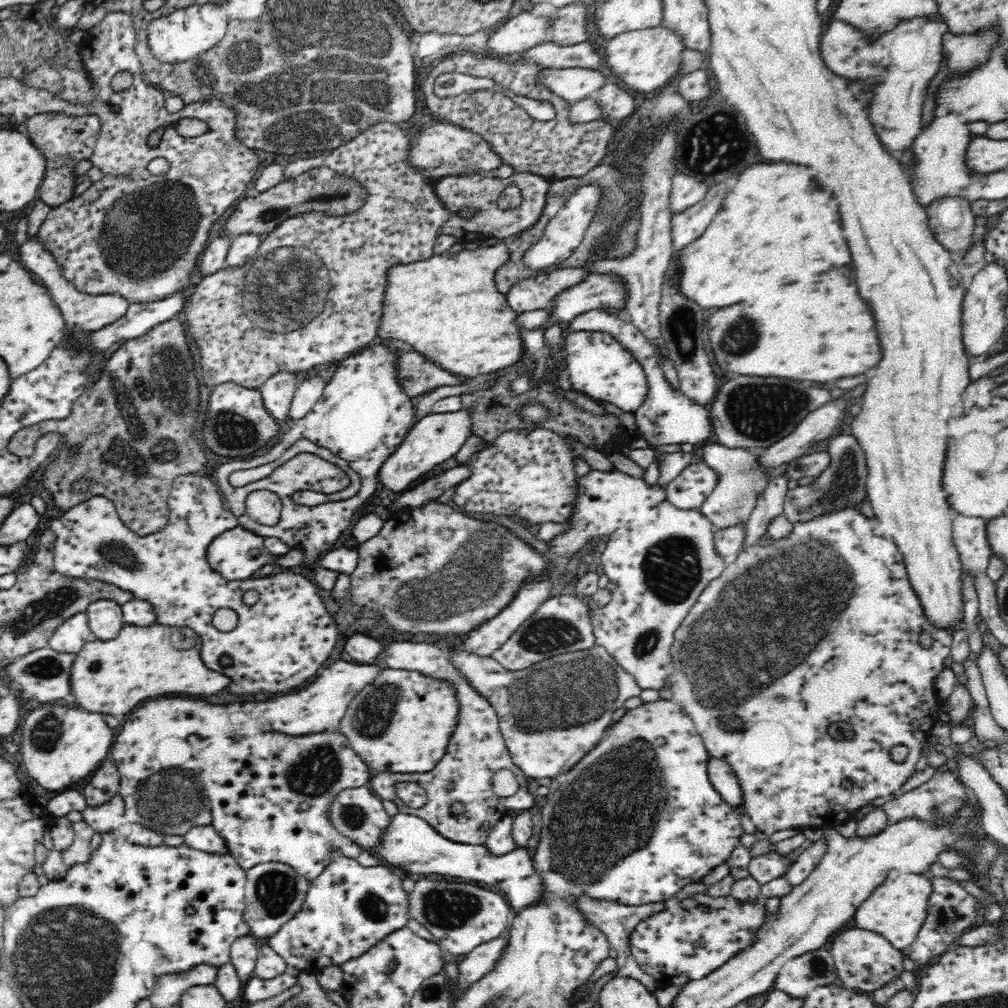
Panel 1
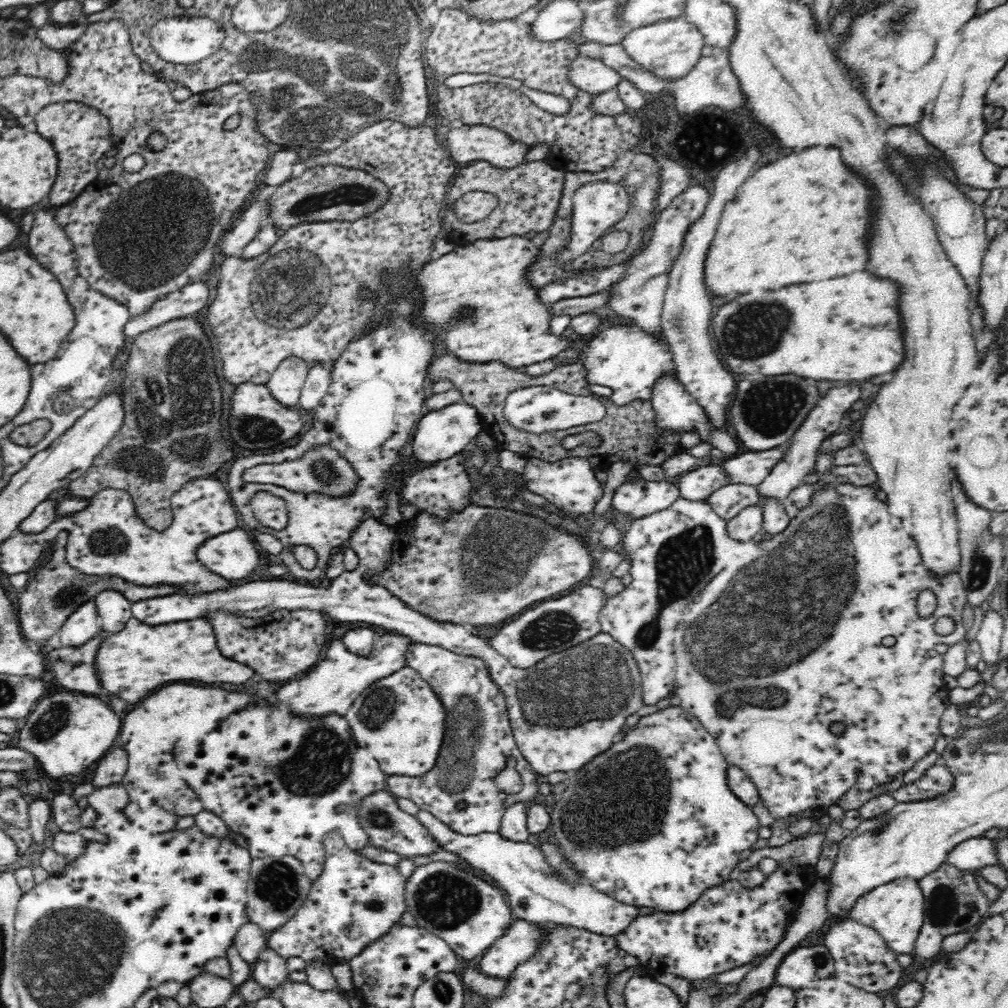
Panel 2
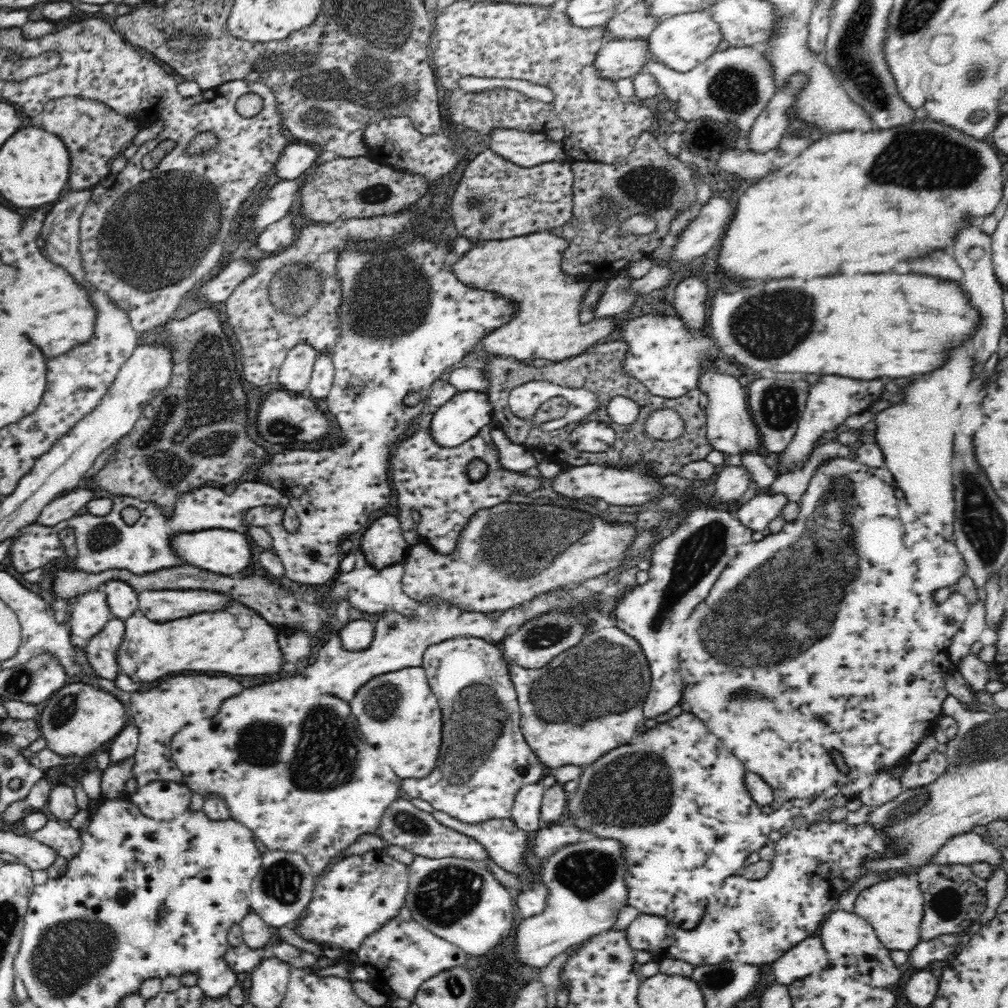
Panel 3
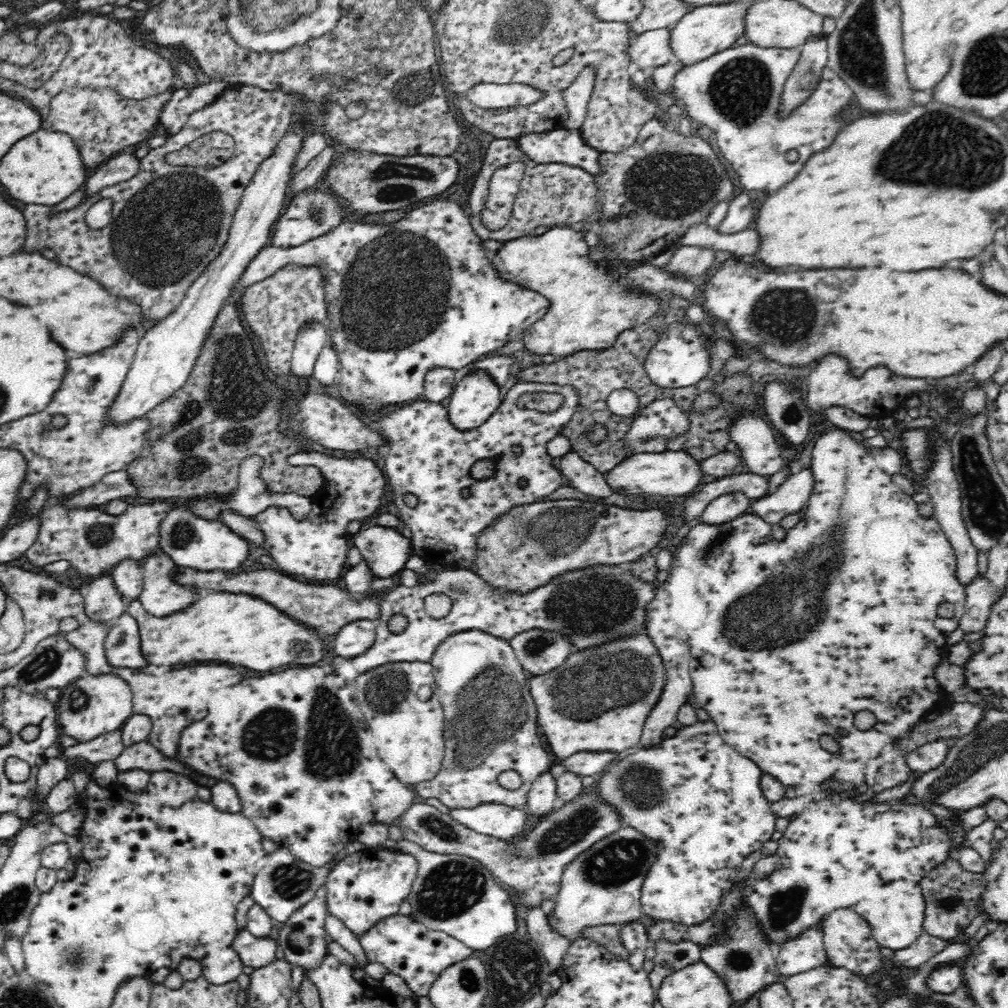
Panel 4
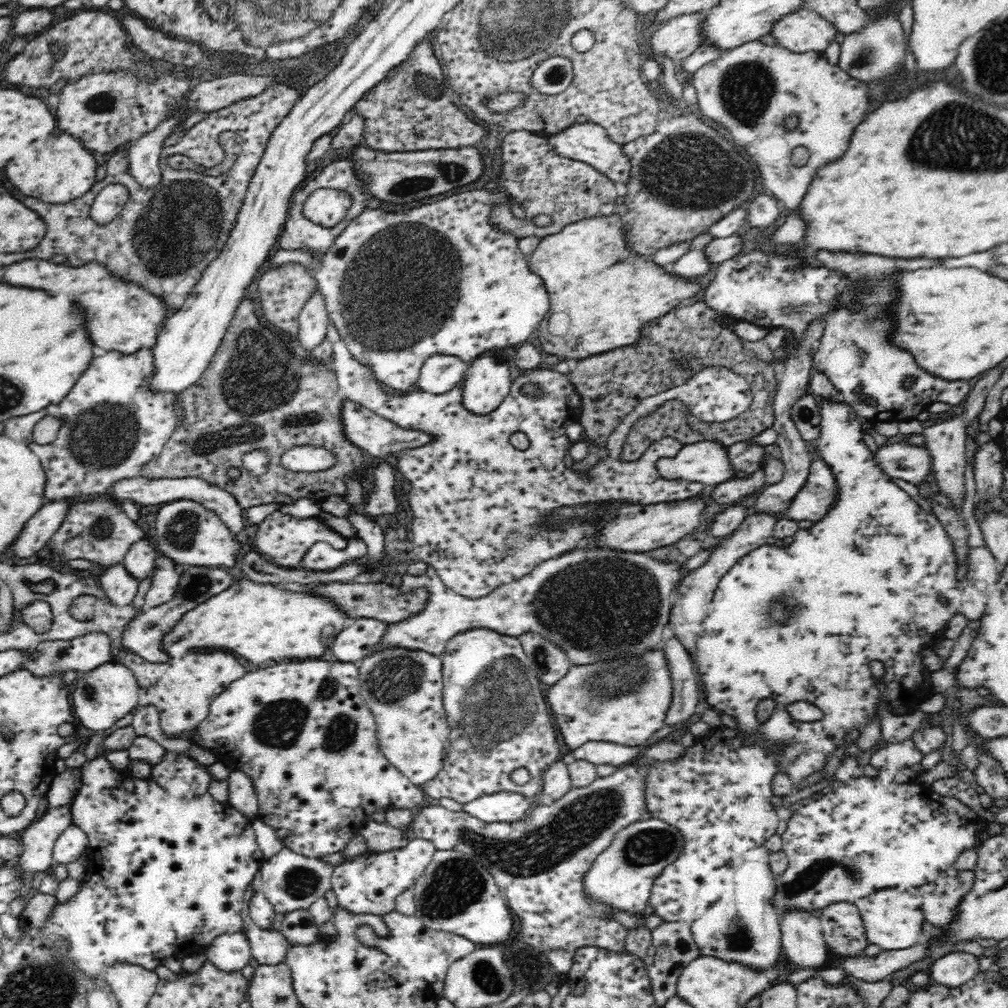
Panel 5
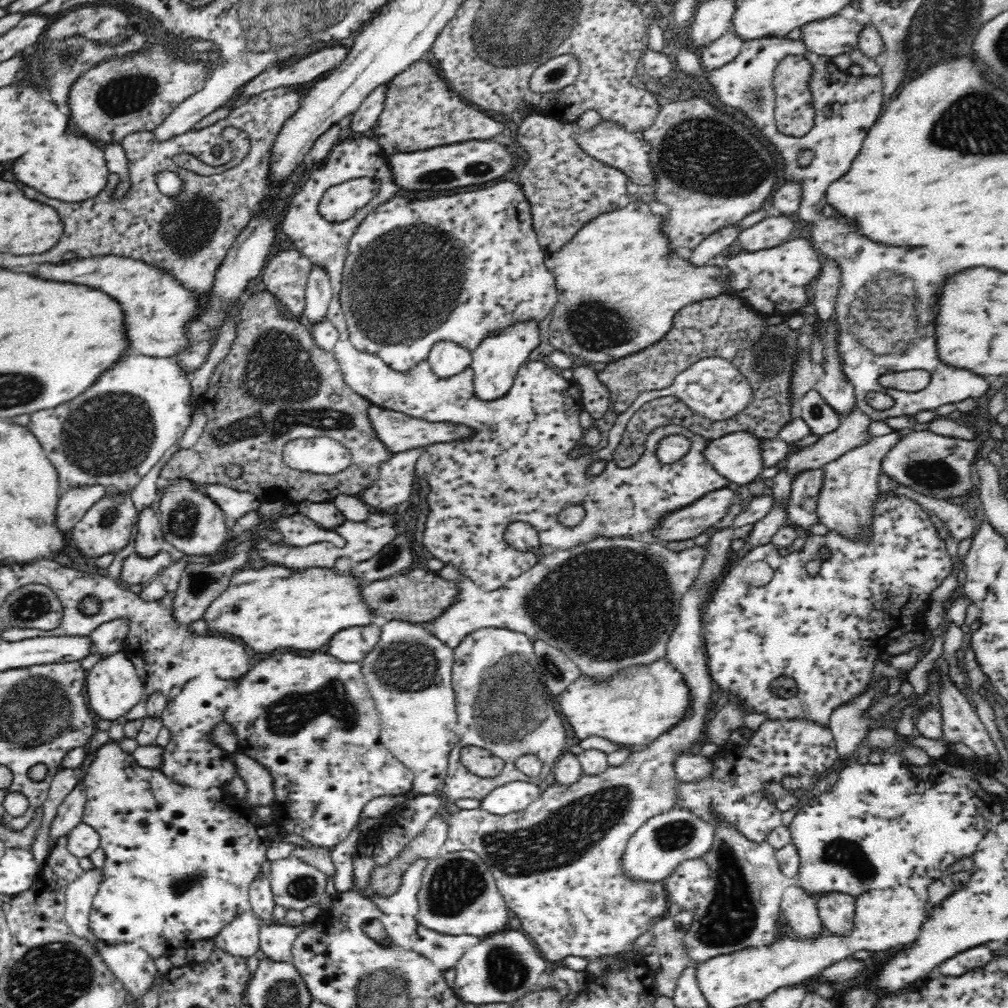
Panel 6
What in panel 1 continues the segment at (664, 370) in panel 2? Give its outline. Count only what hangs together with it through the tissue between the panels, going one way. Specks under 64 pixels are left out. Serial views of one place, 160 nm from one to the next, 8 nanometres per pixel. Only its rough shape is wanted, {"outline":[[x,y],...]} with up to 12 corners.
{"outline":[[604,332],[564,336],[573,390],[624,412],[648,394],[643,366]]}

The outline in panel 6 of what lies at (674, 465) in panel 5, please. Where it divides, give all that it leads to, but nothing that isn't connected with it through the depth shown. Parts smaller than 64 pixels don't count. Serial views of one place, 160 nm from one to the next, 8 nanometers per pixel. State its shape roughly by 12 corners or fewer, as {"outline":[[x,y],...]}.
{"outline":[[750,432],[711,441],[707,458],[733,483],[766,470],[765,442]]}

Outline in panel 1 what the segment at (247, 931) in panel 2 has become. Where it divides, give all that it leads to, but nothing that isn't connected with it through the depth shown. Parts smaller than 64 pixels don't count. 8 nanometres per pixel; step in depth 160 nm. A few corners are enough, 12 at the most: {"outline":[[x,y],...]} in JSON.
{"outline":[[248,933],[231,945],[244,982],[253,976],[263,941]]}

